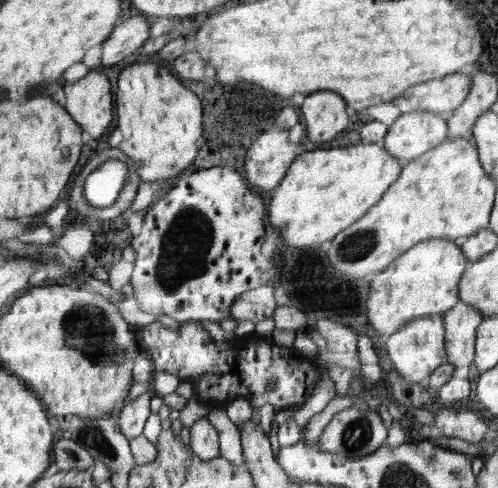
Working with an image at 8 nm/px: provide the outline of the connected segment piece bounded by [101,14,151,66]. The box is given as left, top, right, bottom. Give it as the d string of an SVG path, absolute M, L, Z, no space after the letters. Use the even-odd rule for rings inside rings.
M133 16L131 20L117 26L112 36L103 44L101 64L118 65L127 56L138 53L151 36L151 22L145 16Z

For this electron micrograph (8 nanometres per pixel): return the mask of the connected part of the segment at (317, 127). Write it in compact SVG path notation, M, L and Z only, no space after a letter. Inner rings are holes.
M315 92L299 107L311 142L329 142L349 126L349 106L342 94Z

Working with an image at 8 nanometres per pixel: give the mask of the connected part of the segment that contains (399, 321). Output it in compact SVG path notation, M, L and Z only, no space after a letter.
M429 239L413 245L371 278L366 303L369 324L380 337L386 338L417 318L449 311L458 302L458 282L467 264L458 241Z

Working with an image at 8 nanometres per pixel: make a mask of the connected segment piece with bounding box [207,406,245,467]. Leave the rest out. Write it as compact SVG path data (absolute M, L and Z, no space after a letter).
M224 408L211 410L207 418L220 434L220 454L229 462L245 467L245 454L243 454L244 444L242 442L242 432L237 424L231 422Z

